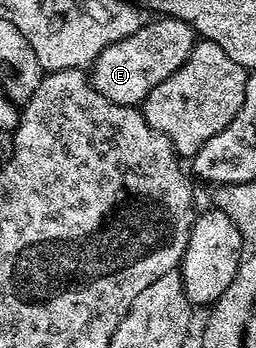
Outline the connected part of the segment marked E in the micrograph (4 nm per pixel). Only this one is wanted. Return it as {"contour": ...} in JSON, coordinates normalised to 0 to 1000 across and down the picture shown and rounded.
{"contour":[[[668,46],[605,52],[594,69],[563,80],[531,78],[500,106],[395,144],[348,195],[355,244],[379,270],[426,282],[426,293],[457,293],[473,305],[555,302],[598,247],[629,247],[660,213],[676,213],[730,175],[766,124],[762,89],[723,63],[680,57]]]}

